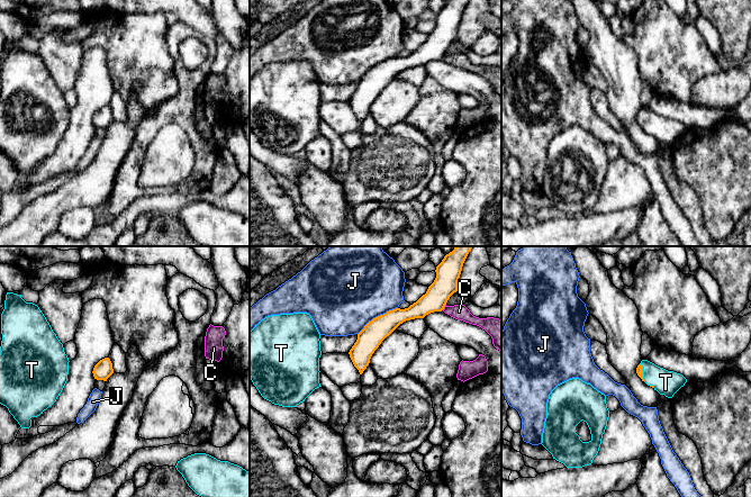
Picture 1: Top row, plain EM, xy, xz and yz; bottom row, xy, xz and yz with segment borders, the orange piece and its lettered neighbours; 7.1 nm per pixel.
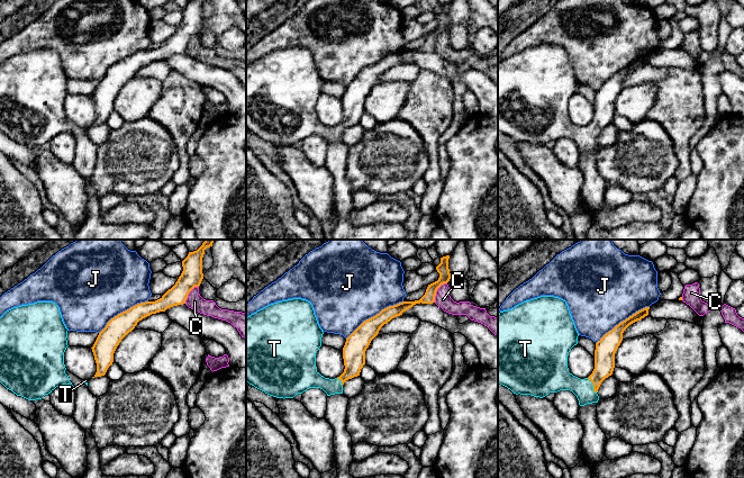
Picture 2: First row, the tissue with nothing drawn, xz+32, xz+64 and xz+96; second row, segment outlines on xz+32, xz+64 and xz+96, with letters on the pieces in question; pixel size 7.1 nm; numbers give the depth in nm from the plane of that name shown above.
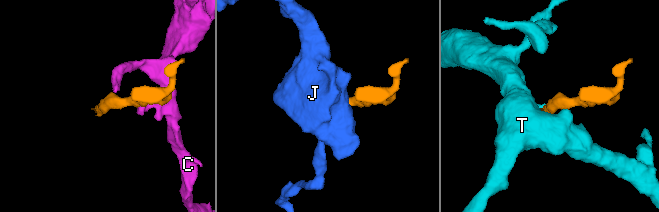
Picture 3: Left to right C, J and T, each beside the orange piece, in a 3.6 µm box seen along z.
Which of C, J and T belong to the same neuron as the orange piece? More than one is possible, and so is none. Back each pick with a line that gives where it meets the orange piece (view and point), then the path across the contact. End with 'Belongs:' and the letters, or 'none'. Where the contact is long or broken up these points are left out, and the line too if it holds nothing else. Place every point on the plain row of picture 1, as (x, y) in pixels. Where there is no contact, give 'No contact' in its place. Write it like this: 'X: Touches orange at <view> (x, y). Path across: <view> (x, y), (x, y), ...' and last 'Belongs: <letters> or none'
T: Touches orange at yz (642, 120)
Belongs: T

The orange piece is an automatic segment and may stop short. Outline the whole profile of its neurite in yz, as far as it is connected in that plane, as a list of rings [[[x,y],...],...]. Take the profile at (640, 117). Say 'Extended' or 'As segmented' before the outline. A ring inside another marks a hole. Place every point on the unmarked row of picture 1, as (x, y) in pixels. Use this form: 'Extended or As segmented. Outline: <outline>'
Extended. Outline: [[[648,108],[641,109],[636,116],[636,121],[648,134],[668,146],[672,146],[687,130],[682,123],[668,119]]]

